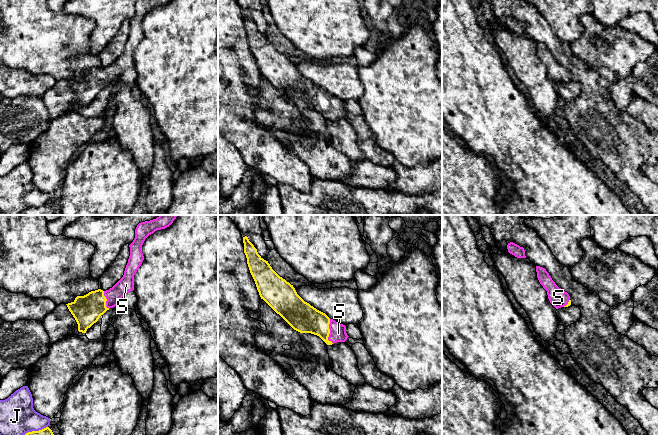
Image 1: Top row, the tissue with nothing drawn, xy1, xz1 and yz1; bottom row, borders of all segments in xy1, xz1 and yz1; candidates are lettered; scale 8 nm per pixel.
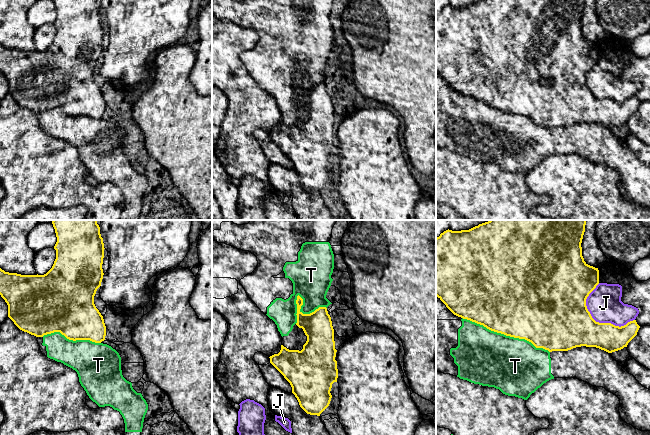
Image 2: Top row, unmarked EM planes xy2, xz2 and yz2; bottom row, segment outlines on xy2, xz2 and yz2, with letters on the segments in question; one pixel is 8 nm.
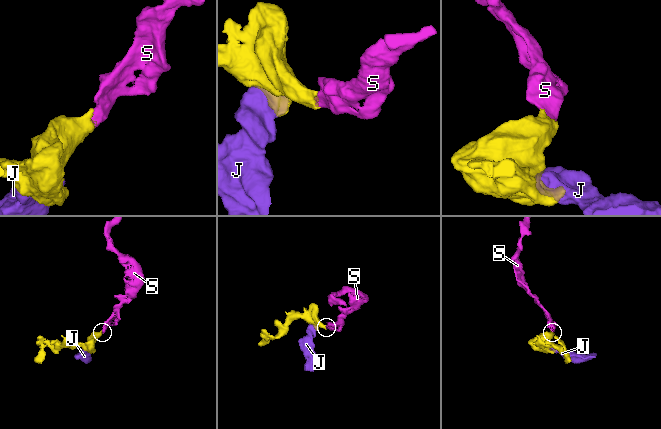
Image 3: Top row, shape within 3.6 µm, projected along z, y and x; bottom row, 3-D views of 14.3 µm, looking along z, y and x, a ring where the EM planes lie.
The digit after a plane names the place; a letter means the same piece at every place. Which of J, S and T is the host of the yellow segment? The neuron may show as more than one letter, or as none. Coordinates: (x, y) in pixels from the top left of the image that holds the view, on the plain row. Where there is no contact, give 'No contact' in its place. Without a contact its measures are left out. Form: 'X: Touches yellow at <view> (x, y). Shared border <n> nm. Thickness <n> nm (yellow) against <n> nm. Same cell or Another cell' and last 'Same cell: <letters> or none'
J: Touches yellow at yz2 (604, 99). Shared border 440 nm. Thickness 340 nm (yellow) against 280 nm. Another cell
S: Touches yellow at xz1 (329, 108). Shared border 200 nm. Thickness 240 nm (yellow) against 130 nm. Same cell
T: Touches yellow at yz2 (506, 111). Shared border 750 nm. Thickness 500 nm (yellow) against 440 nm. Another cell
Same cell: S

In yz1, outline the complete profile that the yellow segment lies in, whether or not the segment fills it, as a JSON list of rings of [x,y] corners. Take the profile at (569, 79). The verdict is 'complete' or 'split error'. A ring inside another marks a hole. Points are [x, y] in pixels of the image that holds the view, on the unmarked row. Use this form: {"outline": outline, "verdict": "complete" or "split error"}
{"outline": [[[536,42],[536,48],[540,60],[547,67],[550,79],[556,85],[571,81],[569,70],[555,60],[545,44]]], "verdict": "split error"}

